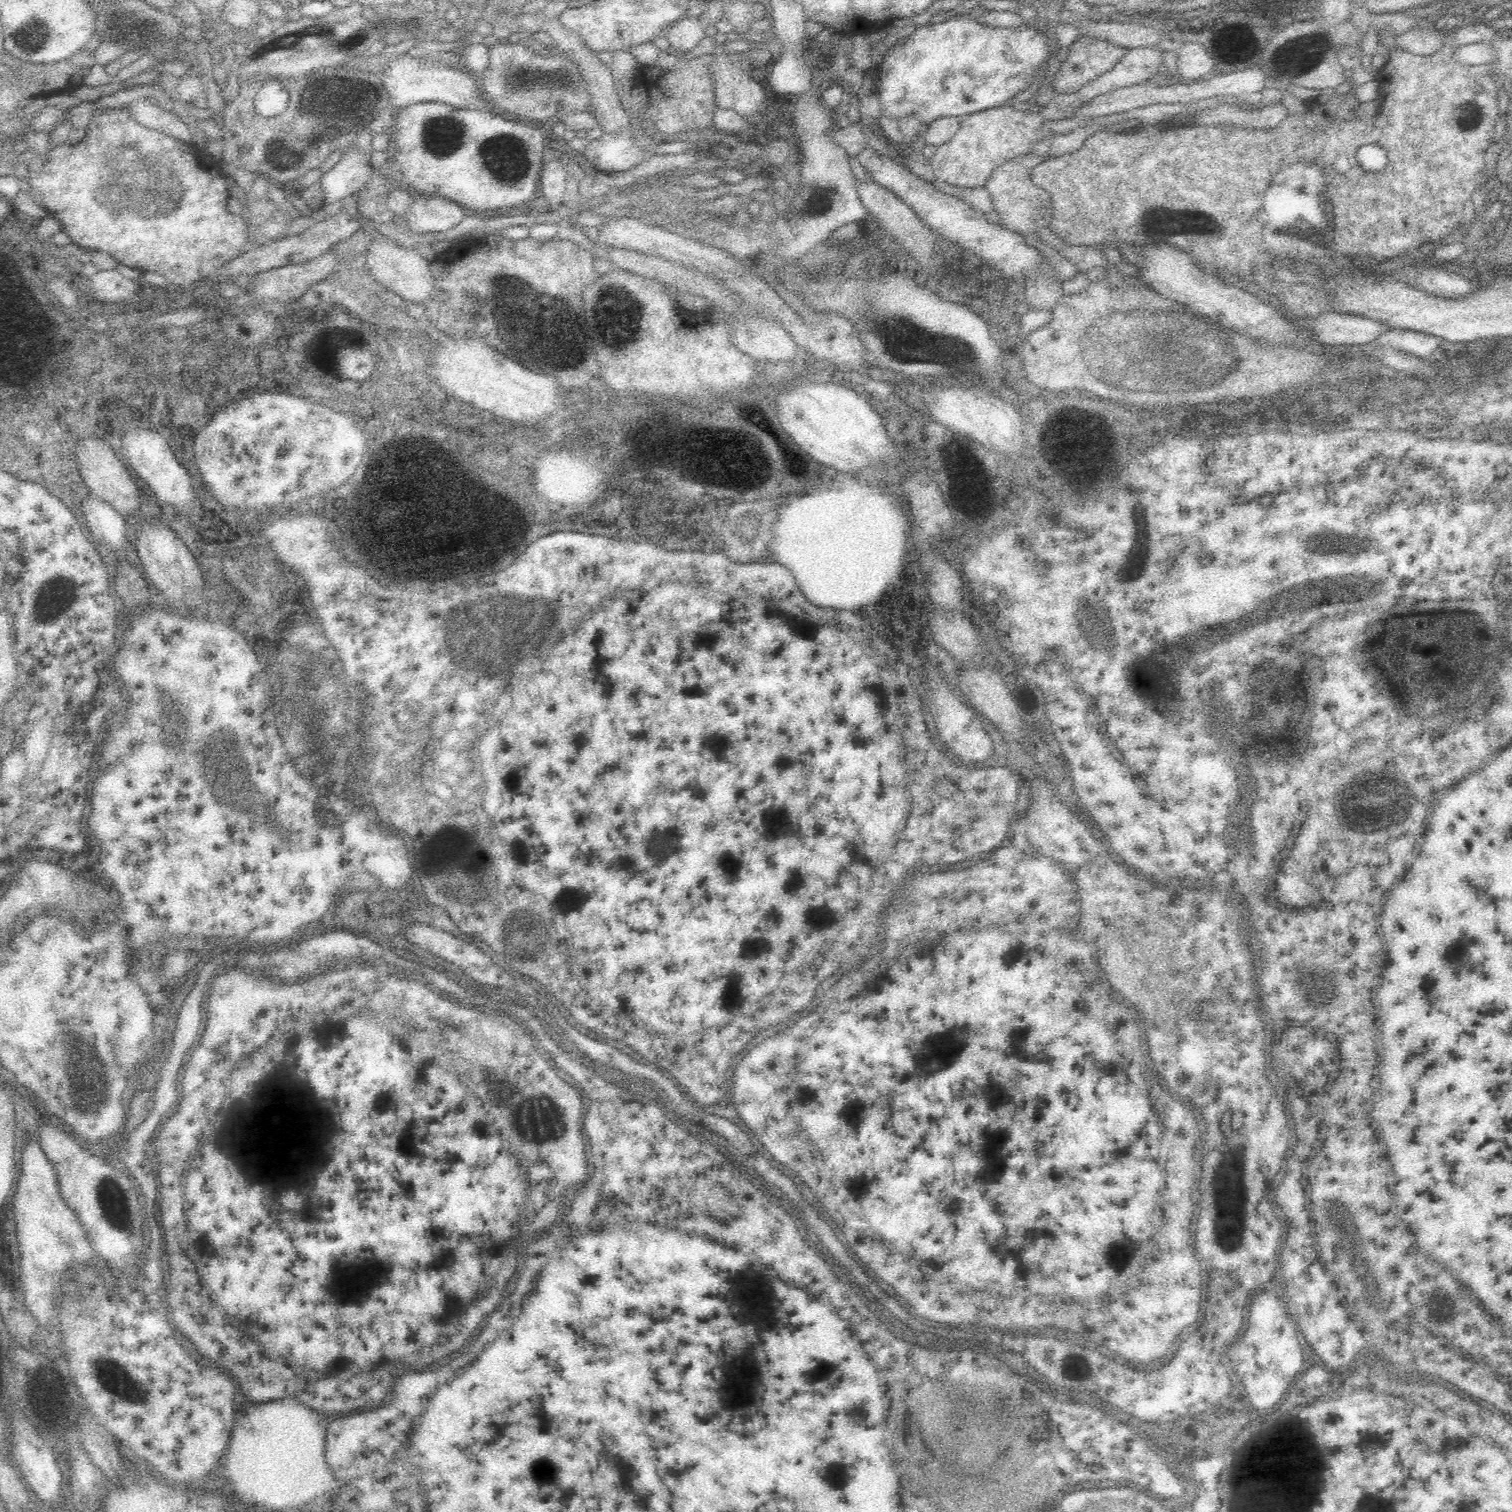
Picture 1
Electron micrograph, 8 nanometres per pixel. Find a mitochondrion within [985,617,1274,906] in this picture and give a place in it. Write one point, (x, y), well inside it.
(1208, 637)

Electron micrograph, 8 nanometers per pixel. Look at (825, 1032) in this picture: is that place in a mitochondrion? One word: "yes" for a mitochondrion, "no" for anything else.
no

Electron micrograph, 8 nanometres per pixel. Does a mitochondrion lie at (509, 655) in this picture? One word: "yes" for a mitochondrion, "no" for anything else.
yes

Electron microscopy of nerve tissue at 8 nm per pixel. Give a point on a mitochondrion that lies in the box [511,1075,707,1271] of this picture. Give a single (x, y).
(535, 1124)

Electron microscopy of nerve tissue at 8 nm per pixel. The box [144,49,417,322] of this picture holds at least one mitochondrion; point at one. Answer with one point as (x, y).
(332, 104)

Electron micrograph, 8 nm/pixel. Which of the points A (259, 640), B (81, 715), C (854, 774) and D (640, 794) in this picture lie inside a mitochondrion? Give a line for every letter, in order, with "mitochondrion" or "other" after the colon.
A: other
B: other
C: other
D: other

